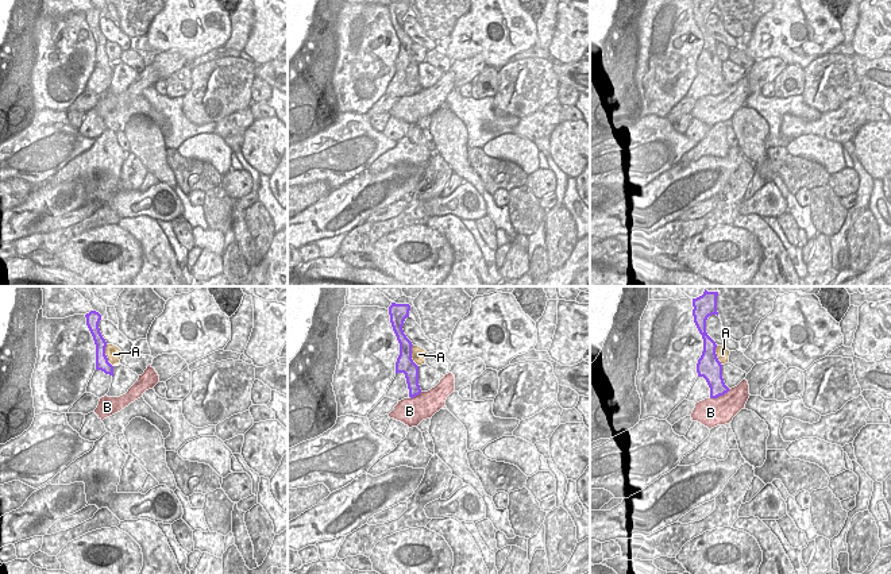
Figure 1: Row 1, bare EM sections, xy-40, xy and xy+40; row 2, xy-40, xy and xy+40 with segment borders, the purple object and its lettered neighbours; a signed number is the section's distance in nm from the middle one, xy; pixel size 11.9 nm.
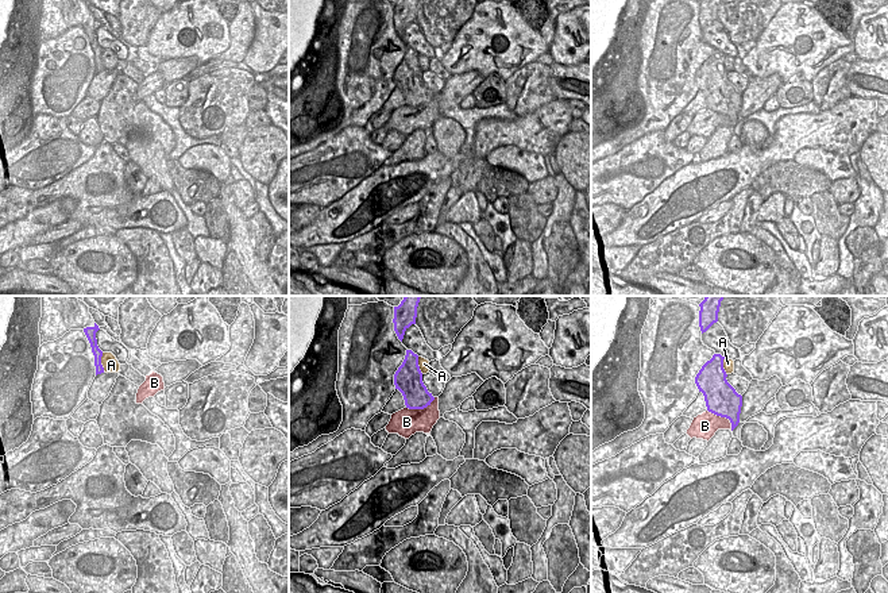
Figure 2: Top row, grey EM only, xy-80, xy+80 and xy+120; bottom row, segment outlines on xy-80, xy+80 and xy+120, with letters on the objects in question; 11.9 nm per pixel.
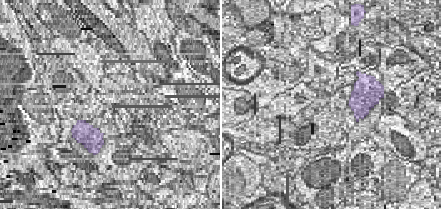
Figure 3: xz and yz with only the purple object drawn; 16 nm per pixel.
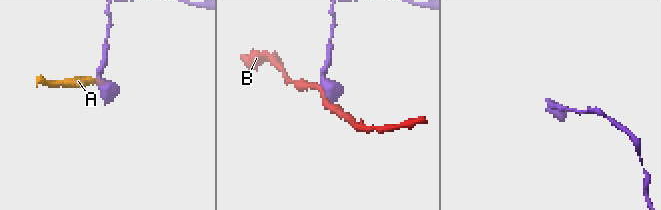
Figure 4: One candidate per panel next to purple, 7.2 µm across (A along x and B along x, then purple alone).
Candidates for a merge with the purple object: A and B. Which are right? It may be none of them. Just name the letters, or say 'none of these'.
none of these

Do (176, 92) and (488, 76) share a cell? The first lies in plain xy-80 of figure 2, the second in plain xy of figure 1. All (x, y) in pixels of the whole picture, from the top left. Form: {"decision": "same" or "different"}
{"decision": "same"}

